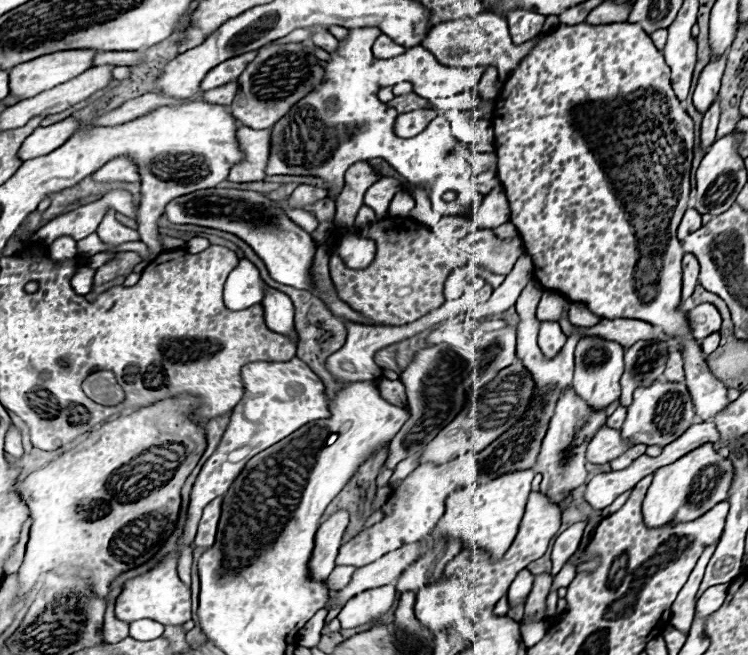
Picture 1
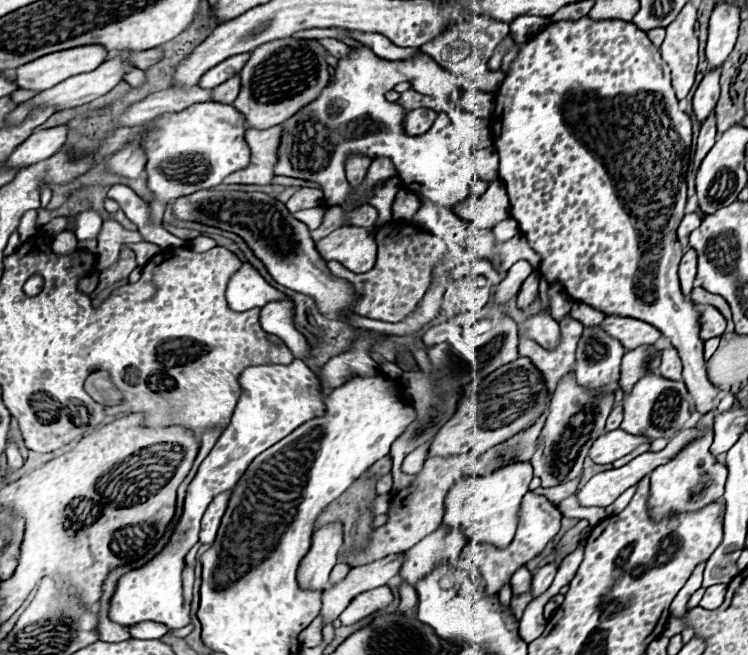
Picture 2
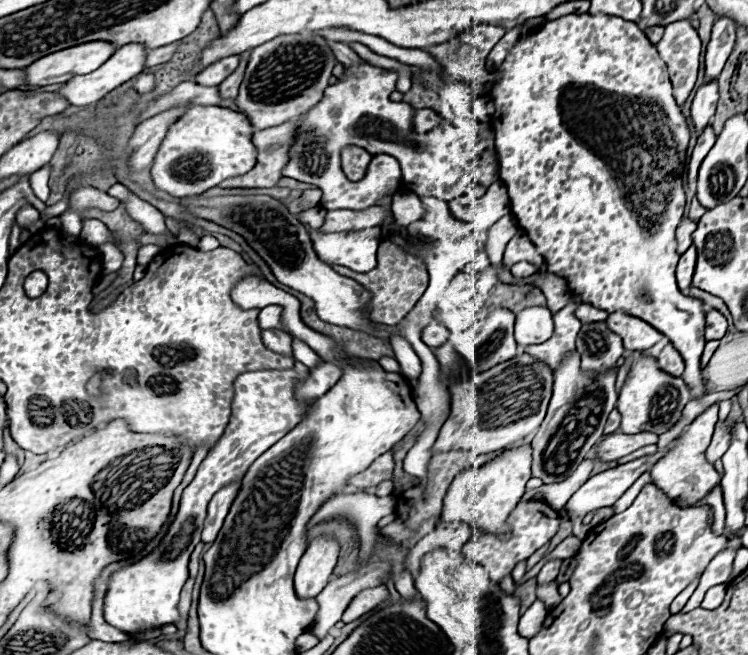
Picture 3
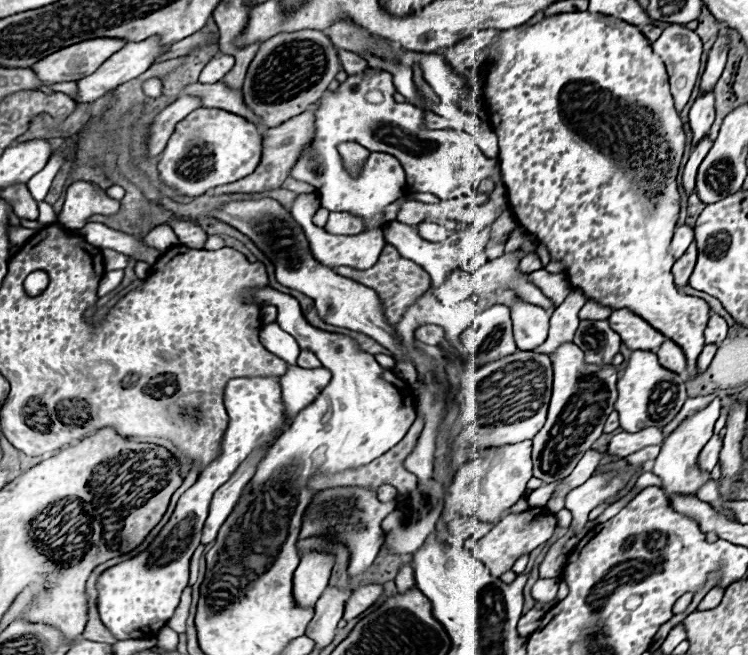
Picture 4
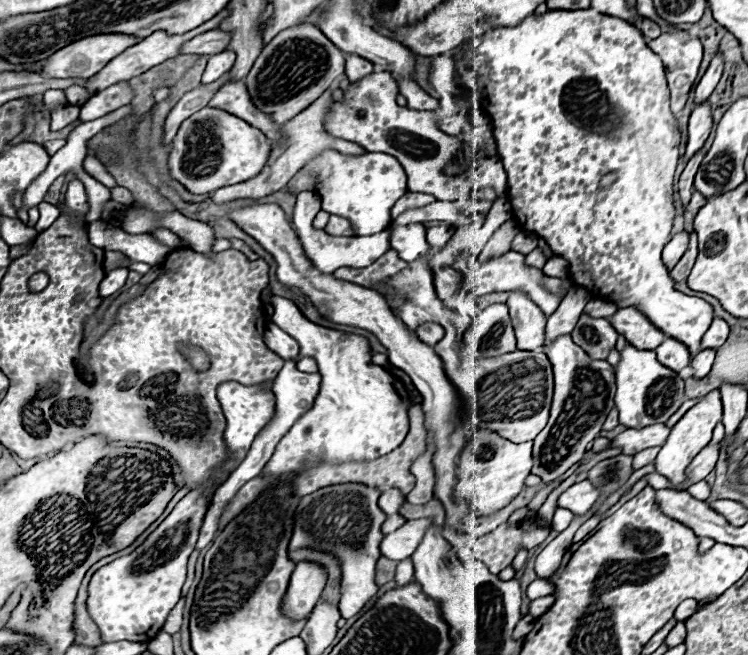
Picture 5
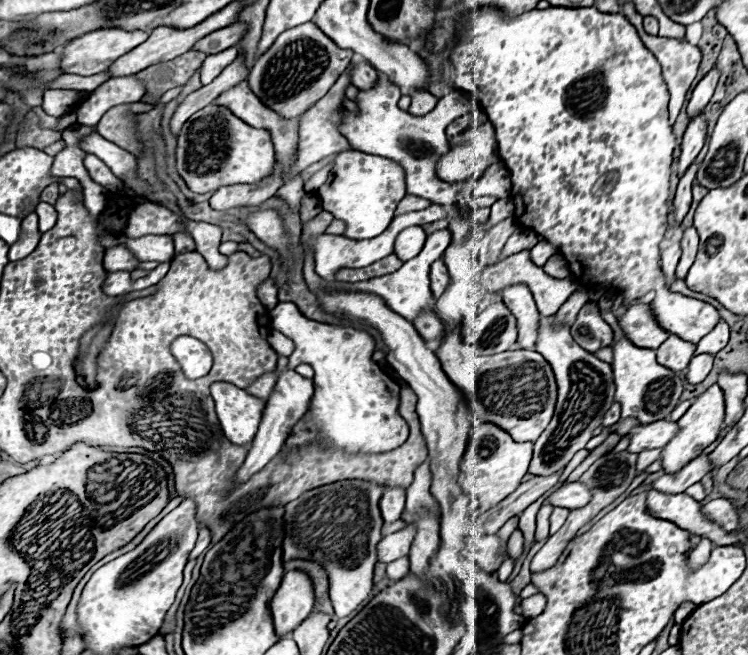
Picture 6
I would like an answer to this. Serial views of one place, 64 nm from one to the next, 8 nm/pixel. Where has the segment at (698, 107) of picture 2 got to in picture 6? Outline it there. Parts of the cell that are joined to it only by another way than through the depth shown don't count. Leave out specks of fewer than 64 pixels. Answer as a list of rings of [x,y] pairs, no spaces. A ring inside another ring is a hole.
[[[700,114],[694,120],[690,120],[684,132],[684,138],[680,144],[680,156],[678,156],[678,178],[684,176],[692,160],[696,160],[696,156],[704,146],[704,140],[706,140],[706,120],[704,120],[704,114]]]

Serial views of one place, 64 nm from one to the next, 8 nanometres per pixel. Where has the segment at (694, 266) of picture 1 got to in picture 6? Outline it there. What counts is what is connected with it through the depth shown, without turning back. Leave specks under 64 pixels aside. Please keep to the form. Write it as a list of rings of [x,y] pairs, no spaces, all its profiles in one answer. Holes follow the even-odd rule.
[[[694,226],[684,230],[680,248],[682,248],[682,258],[680,258],[680,264],[678,264],[678,270],[676,270],[676,278],[684,280],[686,274],[688,274],[688,268],[692,266],[692,262],[696,258],[696,250],[698,250],[698,232],[696,232]]]

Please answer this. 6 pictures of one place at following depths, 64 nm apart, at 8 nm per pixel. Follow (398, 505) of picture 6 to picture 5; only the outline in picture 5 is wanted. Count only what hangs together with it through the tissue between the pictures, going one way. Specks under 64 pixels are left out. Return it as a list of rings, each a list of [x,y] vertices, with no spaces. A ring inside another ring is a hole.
[[[384,488],[378,504],[380,504],[380,508],[386,512],[386,516],[392,516],[392,514],[398,514],[400,506],[404,504],[404,496],[402,496],[402,492],[396,490],[396,488]]]

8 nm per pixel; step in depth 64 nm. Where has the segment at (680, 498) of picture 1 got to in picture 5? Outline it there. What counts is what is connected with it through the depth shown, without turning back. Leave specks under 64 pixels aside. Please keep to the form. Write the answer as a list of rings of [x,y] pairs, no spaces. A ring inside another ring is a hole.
[[[712,390],[708,392],[704,398],[700,398],[700,402],[696,406],[692,406],[680,420],[678,424],[672,428],[666,444],[662,446],[658,458],[656,458],[656,472],[666,476],[674,486],[682,484],[686,480],[684,470],[686,466],[692,462],[692,458],[704,448],[708,446],[708,442],[712,440],[712,430],[714,426],[722,420],[722,402],[720,402],[720,392]]]

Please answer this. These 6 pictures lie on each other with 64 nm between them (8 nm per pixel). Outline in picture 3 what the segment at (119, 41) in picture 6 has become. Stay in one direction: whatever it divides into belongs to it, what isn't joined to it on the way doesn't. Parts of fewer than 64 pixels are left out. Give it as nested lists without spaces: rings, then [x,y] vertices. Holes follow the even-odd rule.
[[[108,42],[80,44],[80,48],[66,48],[64,52],[44,56],[42,60],[36,60],[28,68],[24,68],[26,82],[30,86],[48,86],[48,84],[68,82],[74,76],[94,72],[114,52],[116,52],[116,46]]]

